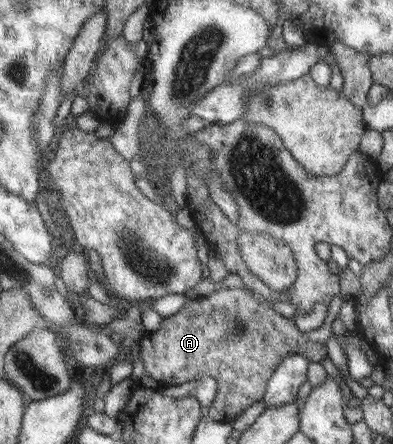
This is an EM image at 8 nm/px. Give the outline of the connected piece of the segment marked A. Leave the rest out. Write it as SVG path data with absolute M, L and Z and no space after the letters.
M218 285L209 296L189 296L180 312L163 317L161 327L143 334L138 343L146 371L163 386L178 386L206 376L214 378L218 388L207 415L225 426L254 402L263 401L267 383L285 356L302 353L314 362L321 362L324 357L328 357L325 344L307 339L294 320L259 303L245 289L222 285Z

